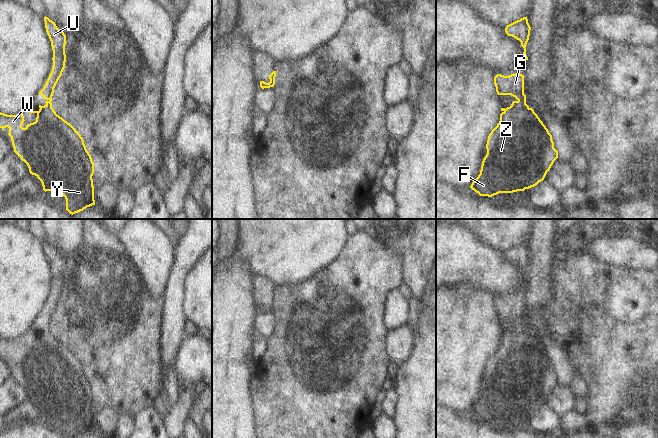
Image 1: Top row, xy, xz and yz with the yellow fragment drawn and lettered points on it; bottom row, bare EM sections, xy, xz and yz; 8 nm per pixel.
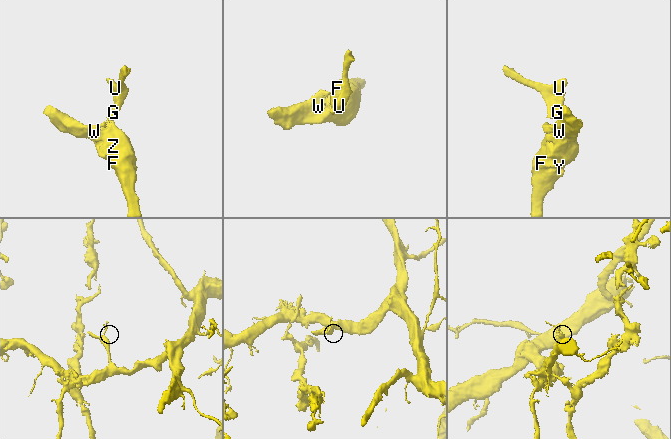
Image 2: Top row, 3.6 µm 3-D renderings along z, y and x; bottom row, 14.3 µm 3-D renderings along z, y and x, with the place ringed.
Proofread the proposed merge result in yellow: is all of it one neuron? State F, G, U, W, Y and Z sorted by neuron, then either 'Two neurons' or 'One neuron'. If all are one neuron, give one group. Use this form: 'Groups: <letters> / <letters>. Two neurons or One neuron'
Groups: F G U W Y Z. One neuron.

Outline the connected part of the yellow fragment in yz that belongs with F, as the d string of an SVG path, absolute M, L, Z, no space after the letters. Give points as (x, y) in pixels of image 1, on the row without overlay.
M519 296L509 300L497 298L494 308L498 319L511 319L517 324L510 331L501 332L500 345L488 360L487 378L482 385L480 398L470 410L480 420L488 421L524 415L536 410L544 404L558 382L552 359L534 334L526 328L524 299Z

